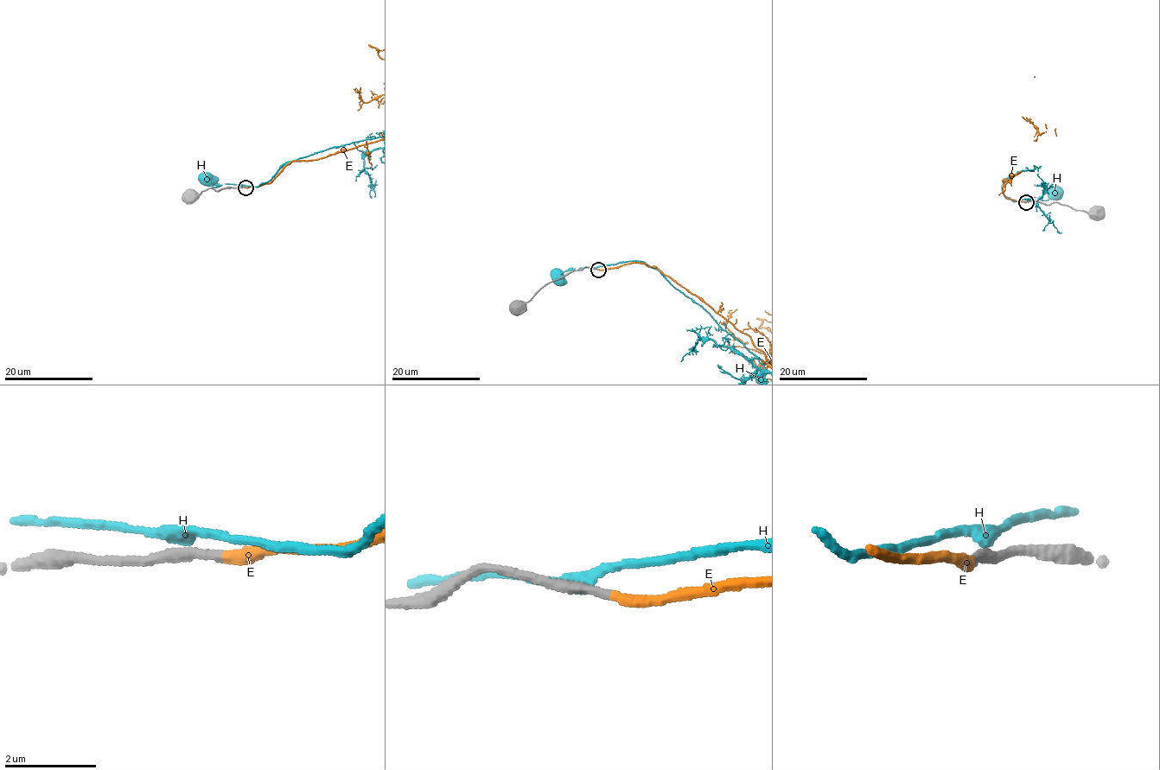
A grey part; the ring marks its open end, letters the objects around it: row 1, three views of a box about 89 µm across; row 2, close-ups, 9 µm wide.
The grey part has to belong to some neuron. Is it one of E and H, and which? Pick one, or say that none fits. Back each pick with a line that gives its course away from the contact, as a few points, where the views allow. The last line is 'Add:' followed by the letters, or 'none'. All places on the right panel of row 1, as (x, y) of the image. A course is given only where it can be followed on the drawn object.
E: course (1025, 202), (1006, 198), (1003, 180), (1054, 159), (858, 97), (804, 56), (806, 37), (820, 42), (822, 78)
Add: E

